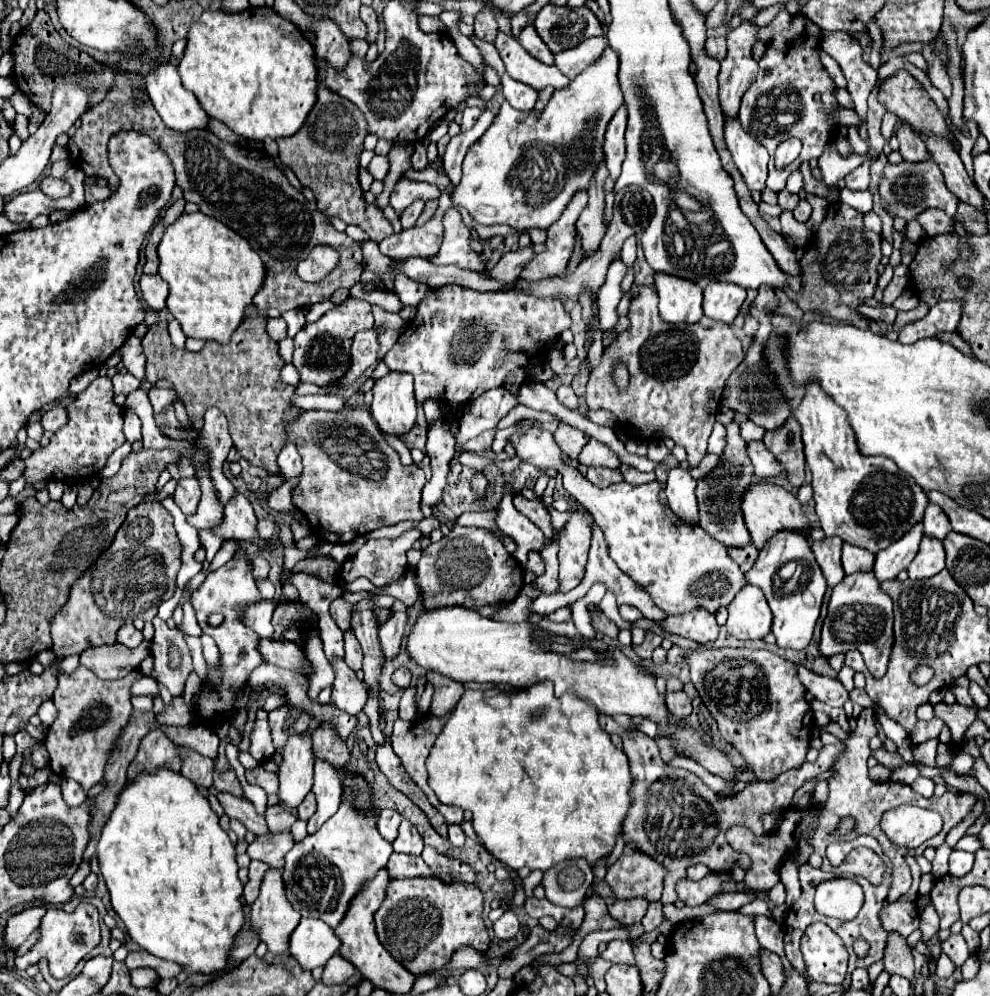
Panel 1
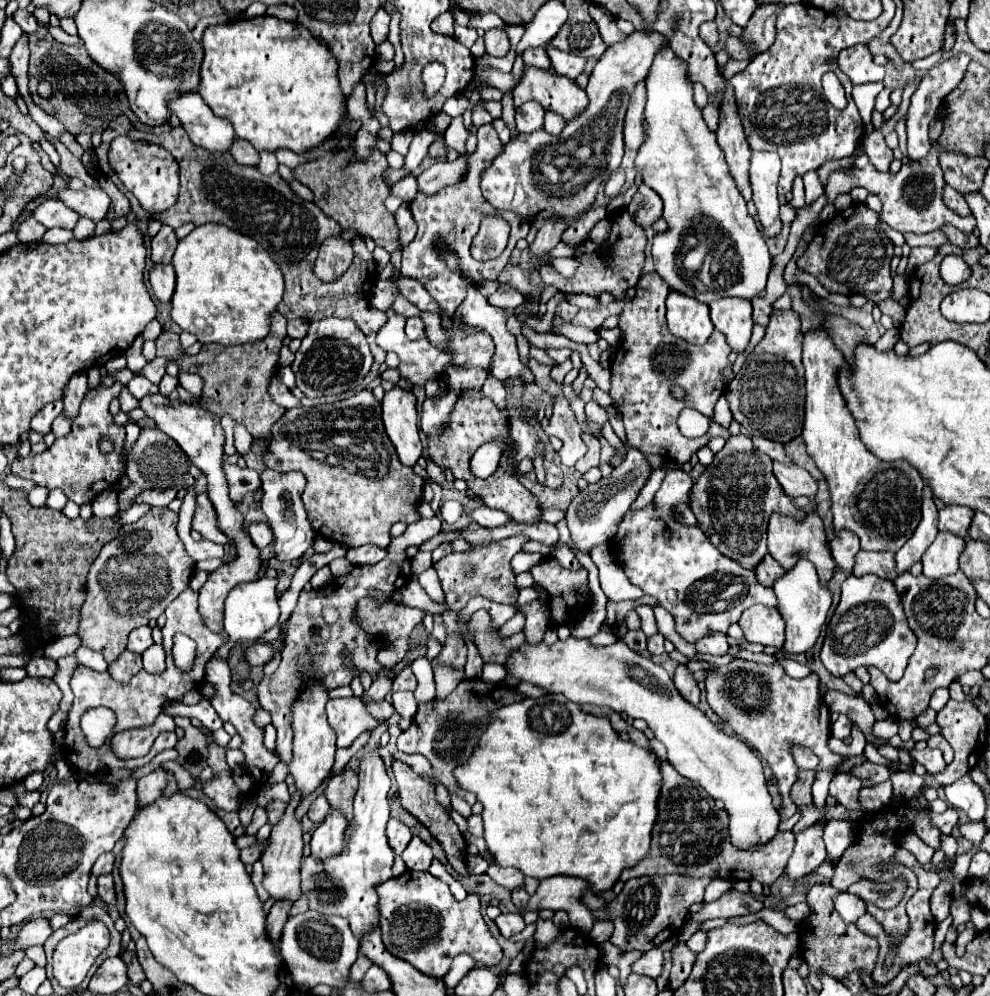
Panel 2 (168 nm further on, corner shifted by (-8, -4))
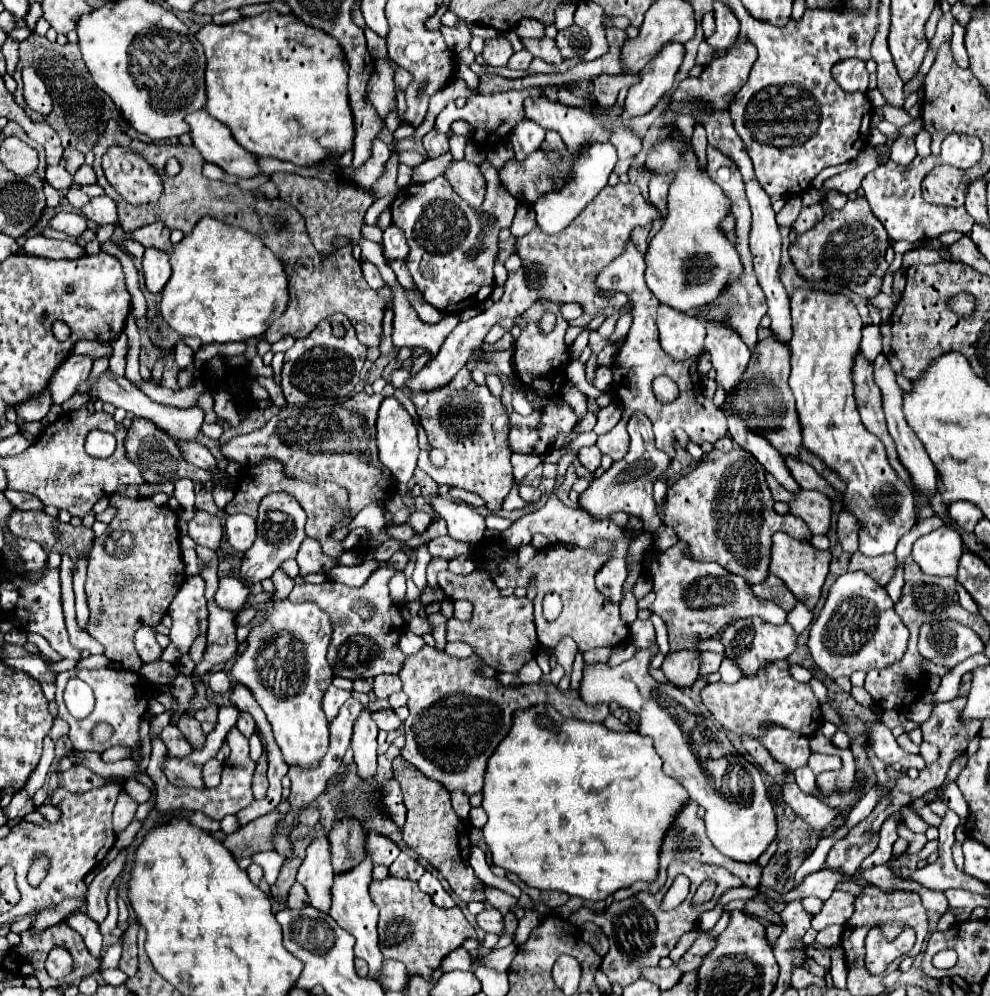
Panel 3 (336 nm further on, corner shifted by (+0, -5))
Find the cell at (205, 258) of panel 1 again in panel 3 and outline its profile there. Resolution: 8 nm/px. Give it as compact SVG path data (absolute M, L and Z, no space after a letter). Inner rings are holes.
M202 218L196 228L184 236L170 252L172 278L162 290L160 312L172 330L180 336L198 336L202 344L210 342L244 342L258 338L266 332L268 320L278 310L284 312L284 306L278 306L280 298L288 300L288 278L282 266L282 260L274 256L258 236L244 232L242 228L228 226L220 220Z

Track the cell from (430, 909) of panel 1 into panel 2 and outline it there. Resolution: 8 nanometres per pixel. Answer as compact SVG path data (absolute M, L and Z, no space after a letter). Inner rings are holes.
M406 871L400 877L392 877L388 883L378 885L376 891L386 949L424 975L444 977L450 971L454 957L462 953L484 967L496 967L502 961L502 947L482 919L478 895L470 893L464 901L456 901L446 883L420 871Z

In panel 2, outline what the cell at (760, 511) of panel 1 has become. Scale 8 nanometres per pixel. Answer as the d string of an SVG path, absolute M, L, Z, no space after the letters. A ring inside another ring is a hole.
M808 513L804 519L792 519L786 515L772 515L768 523L768 553L784 567L790 569L798 561L798 557L806 557L816 565L816 571L822 583L828 583L834 573L834 561L830 557L830 547L826 541L822 519L816 513Z

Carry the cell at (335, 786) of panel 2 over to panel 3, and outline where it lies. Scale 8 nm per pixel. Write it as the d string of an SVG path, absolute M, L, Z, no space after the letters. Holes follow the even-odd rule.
M344 818L342 822L338 822L332 828L328 840L330 840L330 854L332 854L334 874L348 872L364 860L362 828L356 820Z

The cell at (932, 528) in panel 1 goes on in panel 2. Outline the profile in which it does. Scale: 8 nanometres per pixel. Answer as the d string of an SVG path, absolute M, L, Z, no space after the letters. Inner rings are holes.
M946 505L944 509L940 509L940 523L938 529L940 531L948 531L960 537L966 537L968 525L972 521L972 509L970 507L962 507L962 505Z

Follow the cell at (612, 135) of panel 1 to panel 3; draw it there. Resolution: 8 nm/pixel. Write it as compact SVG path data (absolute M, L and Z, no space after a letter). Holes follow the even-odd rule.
M668 44L652 58L652 62L648 62L648 66L638 72L642 82L628 90L622 120L642 116L658 104L664 92L670 90L674 74L684 60L684 54L686 48L682 44Z

